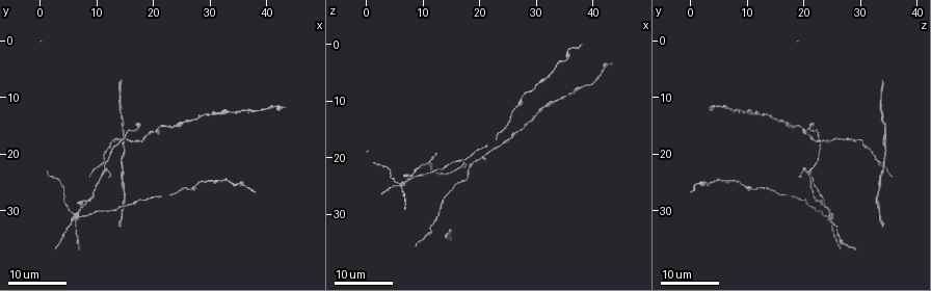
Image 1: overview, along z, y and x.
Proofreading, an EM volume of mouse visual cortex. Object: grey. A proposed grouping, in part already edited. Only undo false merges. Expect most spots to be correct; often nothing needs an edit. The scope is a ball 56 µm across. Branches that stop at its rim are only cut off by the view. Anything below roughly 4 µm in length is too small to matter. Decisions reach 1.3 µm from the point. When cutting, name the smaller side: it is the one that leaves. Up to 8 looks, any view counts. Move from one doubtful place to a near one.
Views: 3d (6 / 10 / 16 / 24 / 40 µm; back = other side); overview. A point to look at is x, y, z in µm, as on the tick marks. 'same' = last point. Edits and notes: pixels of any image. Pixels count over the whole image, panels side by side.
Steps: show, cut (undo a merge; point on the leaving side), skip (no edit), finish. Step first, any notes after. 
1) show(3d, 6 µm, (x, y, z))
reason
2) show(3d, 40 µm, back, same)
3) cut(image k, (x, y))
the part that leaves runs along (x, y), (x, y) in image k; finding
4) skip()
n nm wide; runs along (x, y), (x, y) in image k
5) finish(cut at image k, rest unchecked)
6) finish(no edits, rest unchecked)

show(3d, 24 µm, (7.0, 31.5, 24.0))

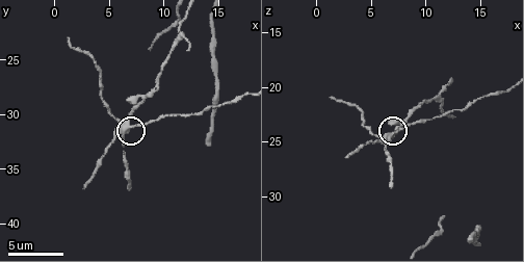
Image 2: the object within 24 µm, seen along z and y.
show(3d, 10 µm, (7.0, 31.2, 24.4))

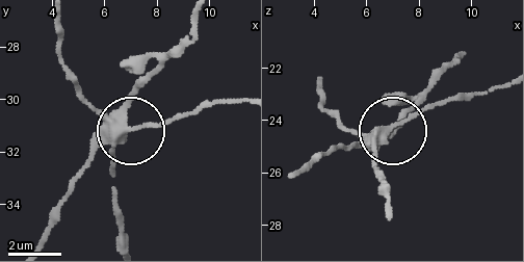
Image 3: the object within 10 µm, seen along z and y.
cut(image 3, (89, 160))
the part that leaves runs along (119, 129), (121, 105), (185, 37), (192, 18) in image 3; a second neuron is stuck on

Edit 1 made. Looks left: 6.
show(overview)

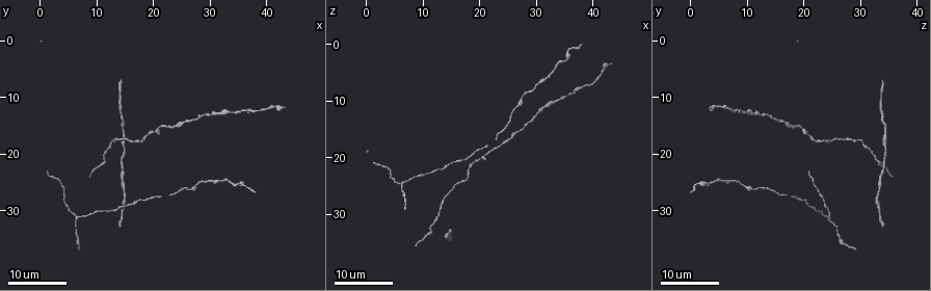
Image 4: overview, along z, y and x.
show(3d, 16 µm, (19.5, 17.0, 21.0))
a narrow waist

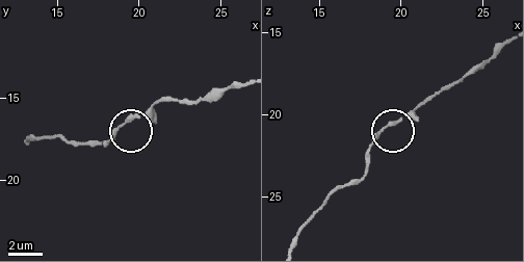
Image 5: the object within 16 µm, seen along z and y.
show(3d, 10 µm, (19.2, 16.6, 20.6))

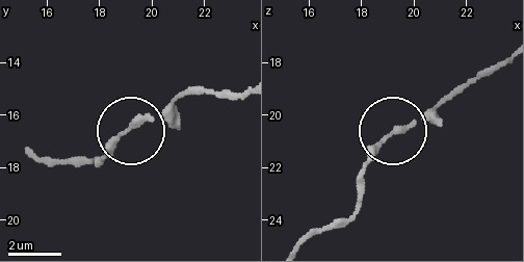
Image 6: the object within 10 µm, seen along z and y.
skip()
230 nm wide; runs along (305, 238), (349, 218), (369, 158), (454, 93) in image 6; all the same neuron

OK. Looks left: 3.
show(3d, 24 µm, (13.0, 18.0, 29.5))
narrows sharply

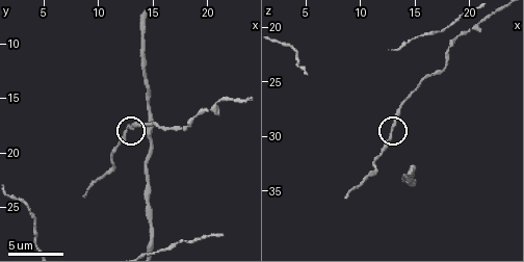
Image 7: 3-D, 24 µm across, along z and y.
show(3d, 6 µm, (13.0, 17.4, 29.6))

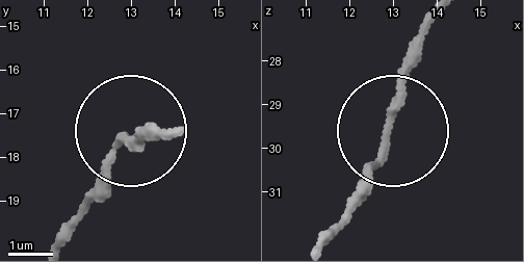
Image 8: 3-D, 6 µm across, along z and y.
skip()
runs along (434, 18), (386, 152), (337, 226) in image 8; one neuron here

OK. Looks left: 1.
finish(cut at image 3, rest unchecked)

